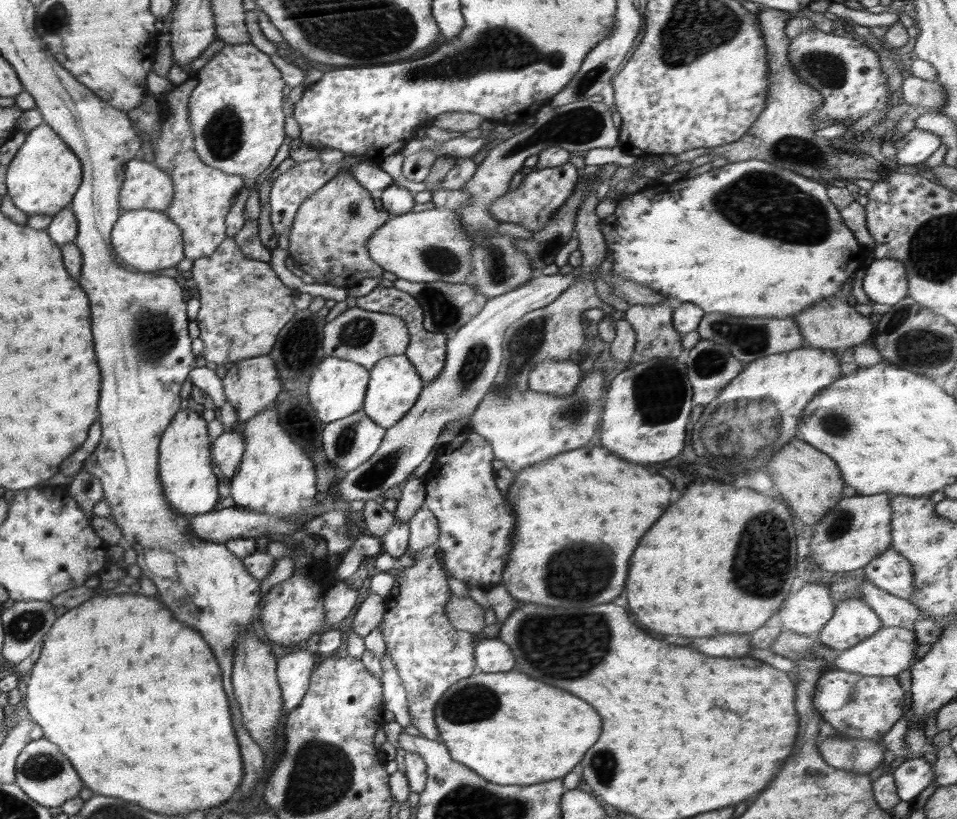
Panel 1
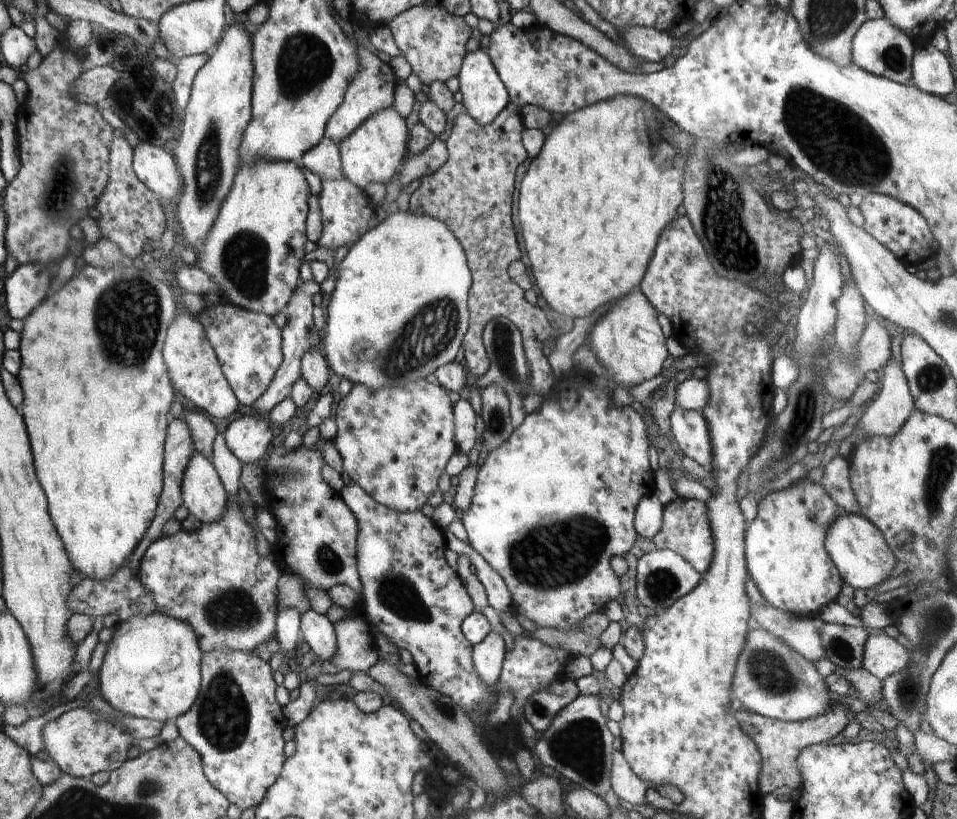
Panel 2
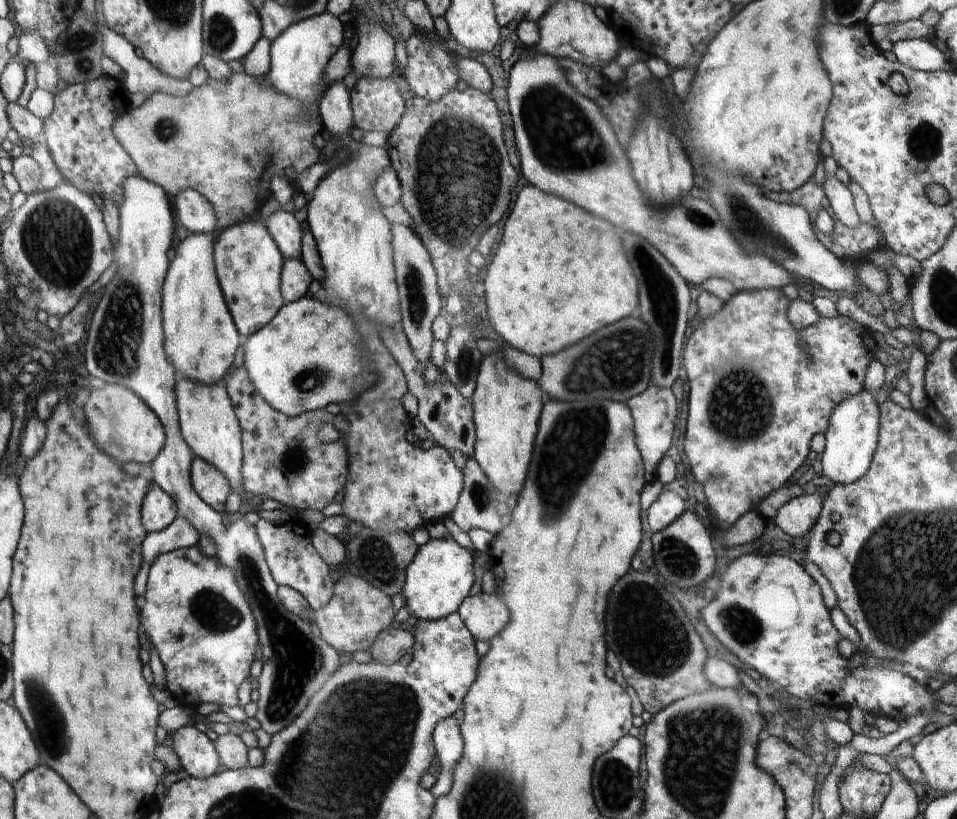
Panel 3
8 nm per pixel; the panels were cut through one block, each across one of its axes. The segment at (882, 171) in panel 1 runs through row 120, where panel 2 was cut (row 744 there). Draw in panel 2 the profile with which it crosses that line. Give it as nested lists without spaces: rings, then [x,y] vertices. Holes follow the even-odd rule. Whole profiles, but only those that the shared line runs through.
[[[833,695],[831,709],[828,709],[827,713],[796,722],[773,719],[746,709],[735,711],[740,728],[756,743],[761,754],[761,769],[758,780],[763,794],[772,793],[776,788],[782,788],[782,786],[788,786],[793,790],[800,787],[801,774],[797,767],[799,754],[812,745],[829,744],[837,741],[846,725],[854,720],[857,709],[858,706],[855,701],[836,698]]]

